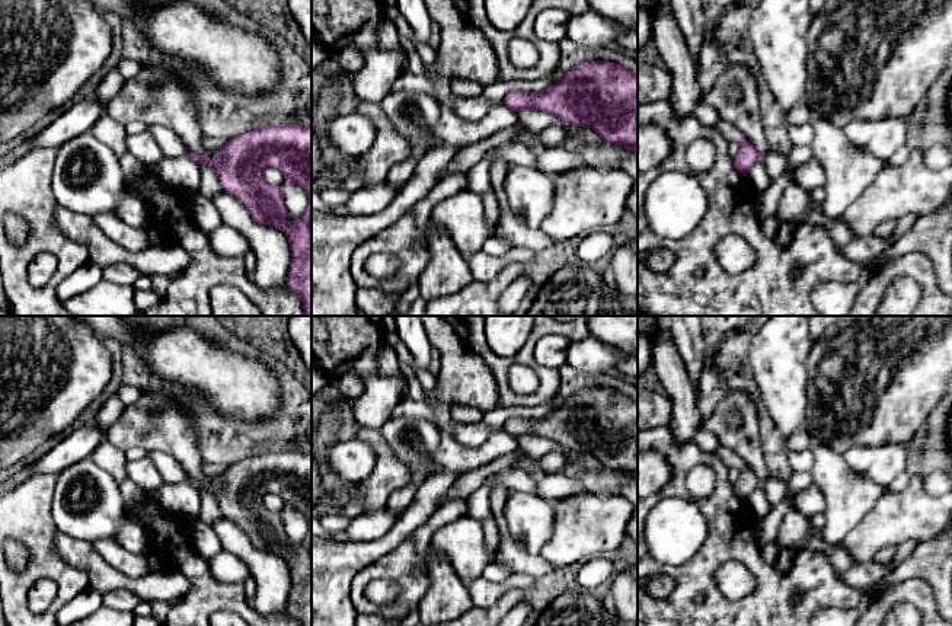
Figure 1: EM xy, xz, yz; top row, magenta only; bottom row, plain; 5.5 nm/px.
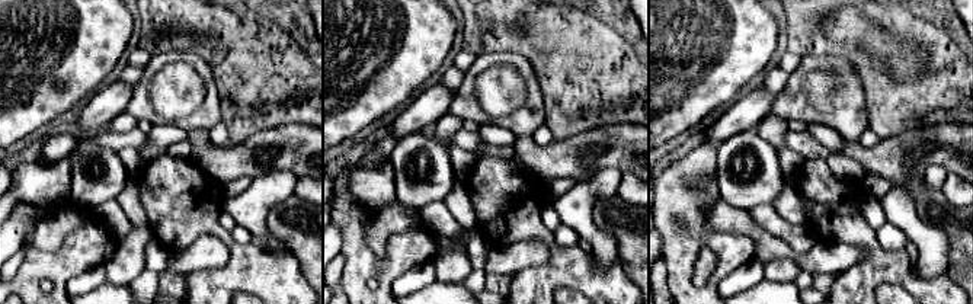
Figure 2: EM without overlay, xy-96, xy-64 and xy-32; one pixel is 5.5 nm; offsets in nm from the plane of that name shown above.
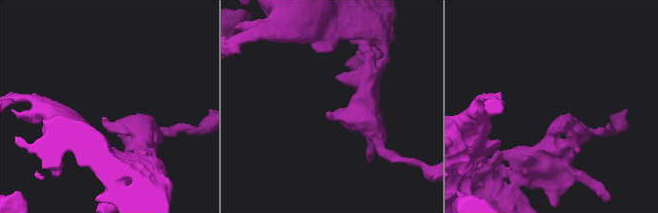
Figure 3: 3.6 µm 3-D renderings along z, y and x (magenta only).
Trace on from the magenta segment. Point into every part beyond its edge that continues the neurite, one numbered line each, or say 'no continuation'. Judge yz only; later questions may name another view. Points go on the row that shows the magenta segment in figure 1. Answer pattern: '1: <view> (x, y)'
no continuation

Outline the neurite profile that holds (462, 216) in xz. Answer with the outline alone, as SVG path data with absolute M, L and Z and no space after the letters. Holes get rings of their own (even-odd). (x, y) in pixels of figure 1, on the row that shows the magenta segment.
M469 189L437 204L431 221L445 230L464 259L482 250L495 233L485 220L482 197Z

